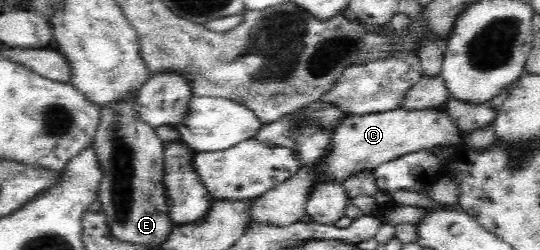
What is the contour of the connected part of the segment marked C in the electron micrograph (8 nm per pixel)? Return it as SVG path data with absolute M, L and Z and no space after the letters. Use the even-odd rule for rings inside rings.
M439 109L422 113L392 110L354 115L340 126L336 135L330 139L325 152L316 159L316 162L300 164L296 174L265 190L264 194L249 204L248 218L245 222L246 233L248 230L260 229L264 226L288 228L300 224L308 217L308 202L312 200L312 196L320 186L332 183L343 188L352 176L375 173L384 162L391 162L404 154L424 148L432 149L436 144L452 144L452 142L463 142L463 136L454 127L448 114L442 113Z

